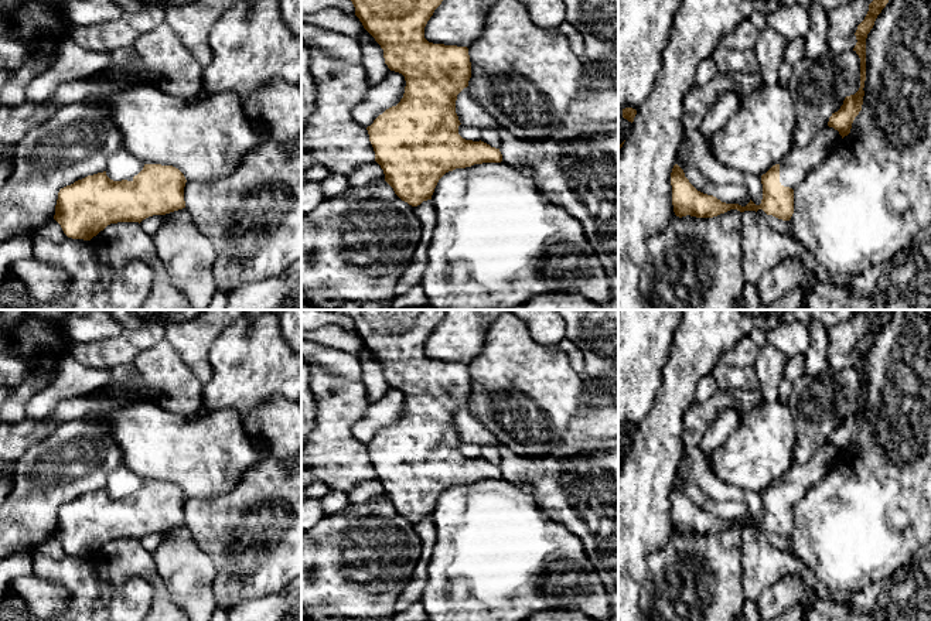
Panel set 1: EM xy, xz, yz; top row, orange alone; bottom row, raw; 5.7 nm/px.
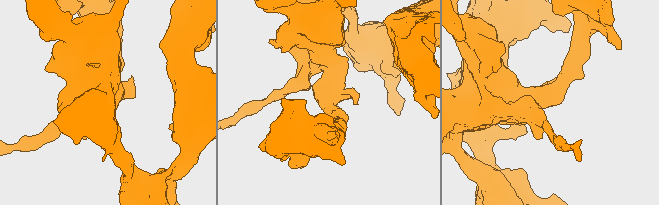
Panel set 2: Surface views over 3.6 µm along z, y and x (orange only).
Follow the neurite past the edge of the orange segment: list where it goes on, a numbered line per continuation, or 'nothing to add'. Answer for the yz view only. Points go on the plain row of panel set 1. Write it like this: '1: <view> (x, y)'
1: yz (801, 477)

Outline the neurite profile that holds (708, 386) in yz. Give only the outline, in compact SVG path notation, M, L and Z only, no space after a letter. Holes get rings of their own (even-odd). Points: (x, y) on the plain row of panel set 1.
M712 373L705 375L696 388L693 402L705 402L717 392L717 382Z

